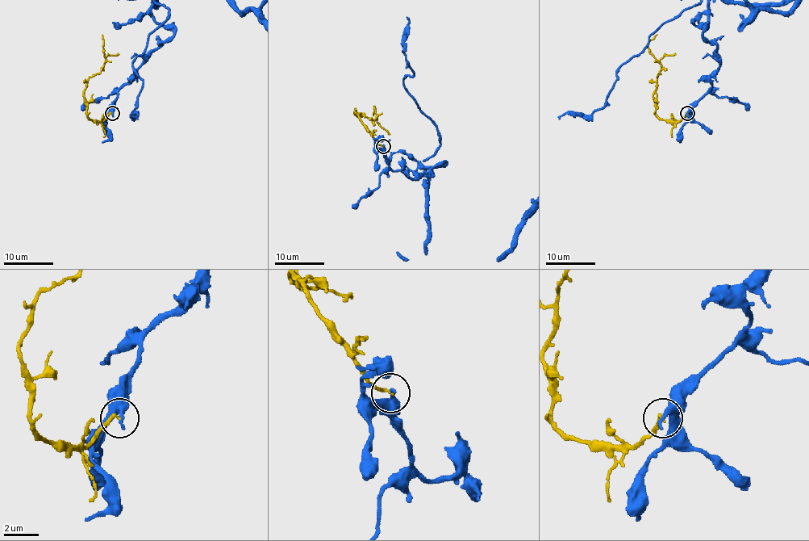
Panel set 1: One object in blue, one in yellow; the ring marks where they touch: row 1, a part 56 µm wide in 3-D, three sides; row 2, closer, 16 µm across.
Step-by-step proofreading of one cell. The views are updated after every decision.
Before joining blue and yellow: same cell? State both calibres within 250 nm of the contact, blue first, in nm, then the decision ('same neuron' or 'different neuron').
calibres 380 and 180 nm; different neuron

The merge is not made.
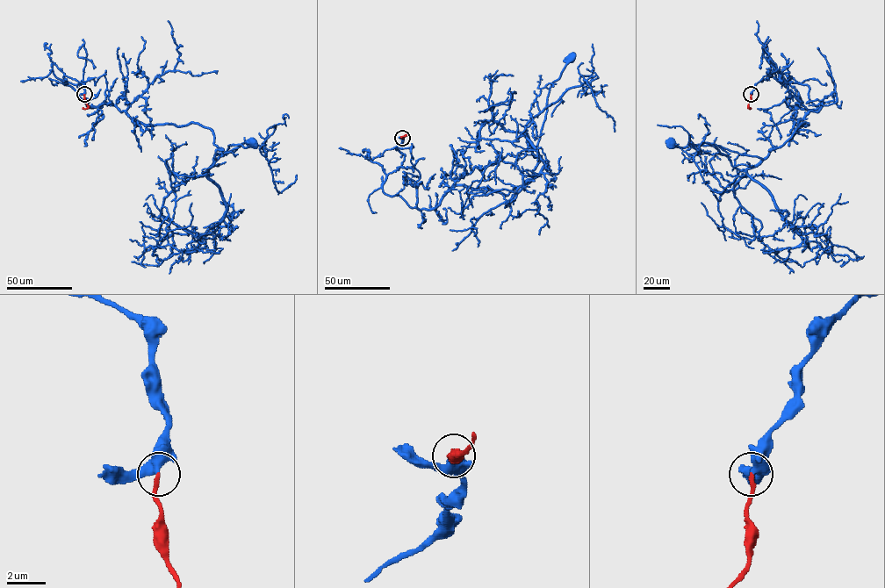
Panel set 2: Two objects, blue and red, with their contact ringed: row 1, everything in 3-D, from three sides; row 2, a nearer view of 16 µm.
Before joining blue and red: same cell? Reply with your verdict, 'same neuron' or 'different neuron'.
same neuron

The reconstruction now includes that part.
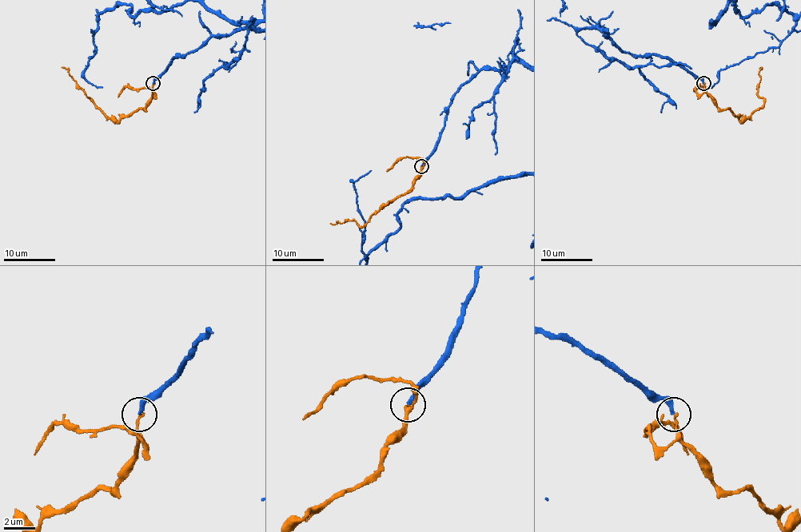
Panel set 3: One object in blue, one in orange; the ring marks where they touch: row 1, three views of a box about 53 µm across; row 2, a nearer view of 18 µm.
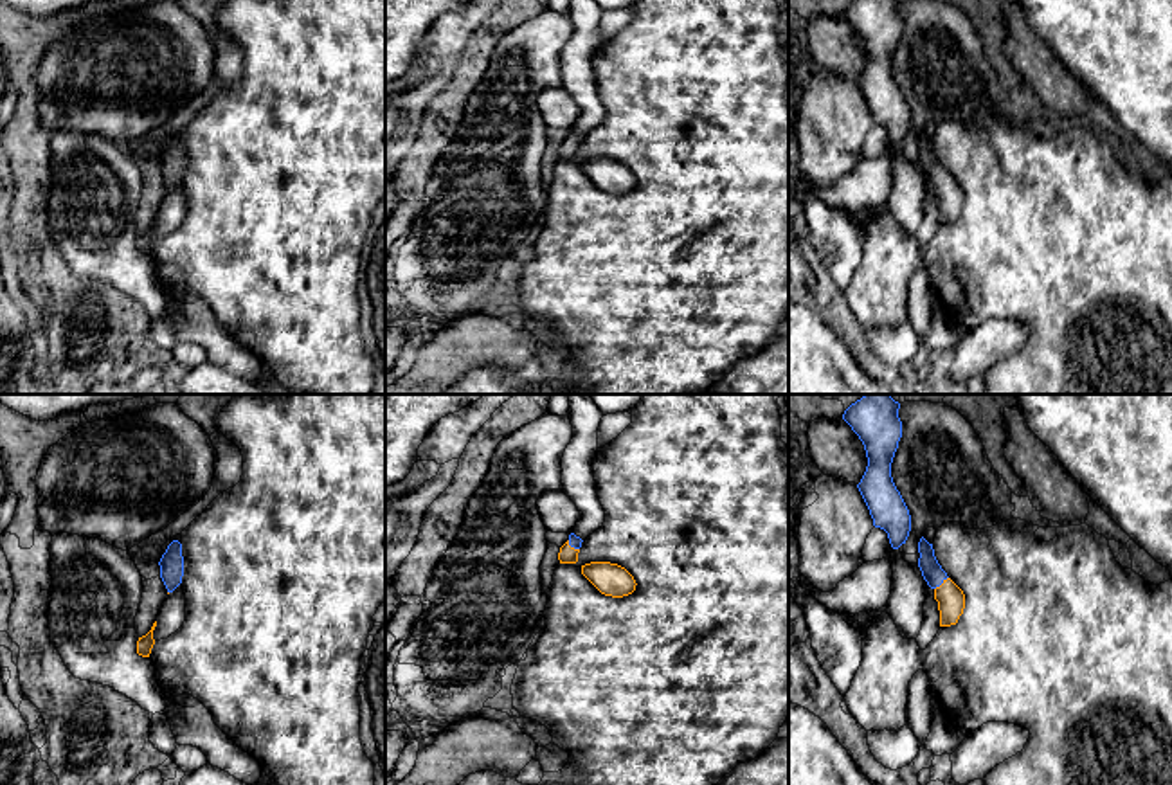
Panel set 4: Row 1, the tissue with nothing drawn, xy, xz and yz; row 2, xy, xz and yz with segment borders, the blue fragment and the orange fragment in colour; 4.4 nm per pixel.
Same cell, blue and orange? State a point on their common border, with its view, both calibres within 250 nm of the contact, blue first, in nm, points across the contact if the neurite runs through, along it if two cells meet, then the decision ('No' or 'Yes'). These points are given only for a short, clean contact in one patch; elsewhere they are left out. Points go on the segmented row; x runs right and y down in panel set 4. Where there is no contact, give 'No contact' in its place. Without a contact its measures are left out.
Touches blue at yz (940, 584). Thickness 90 nm (blue) against 130 nm. Path across: yz (931, 571), (940, 584), (951, 600). Yes

